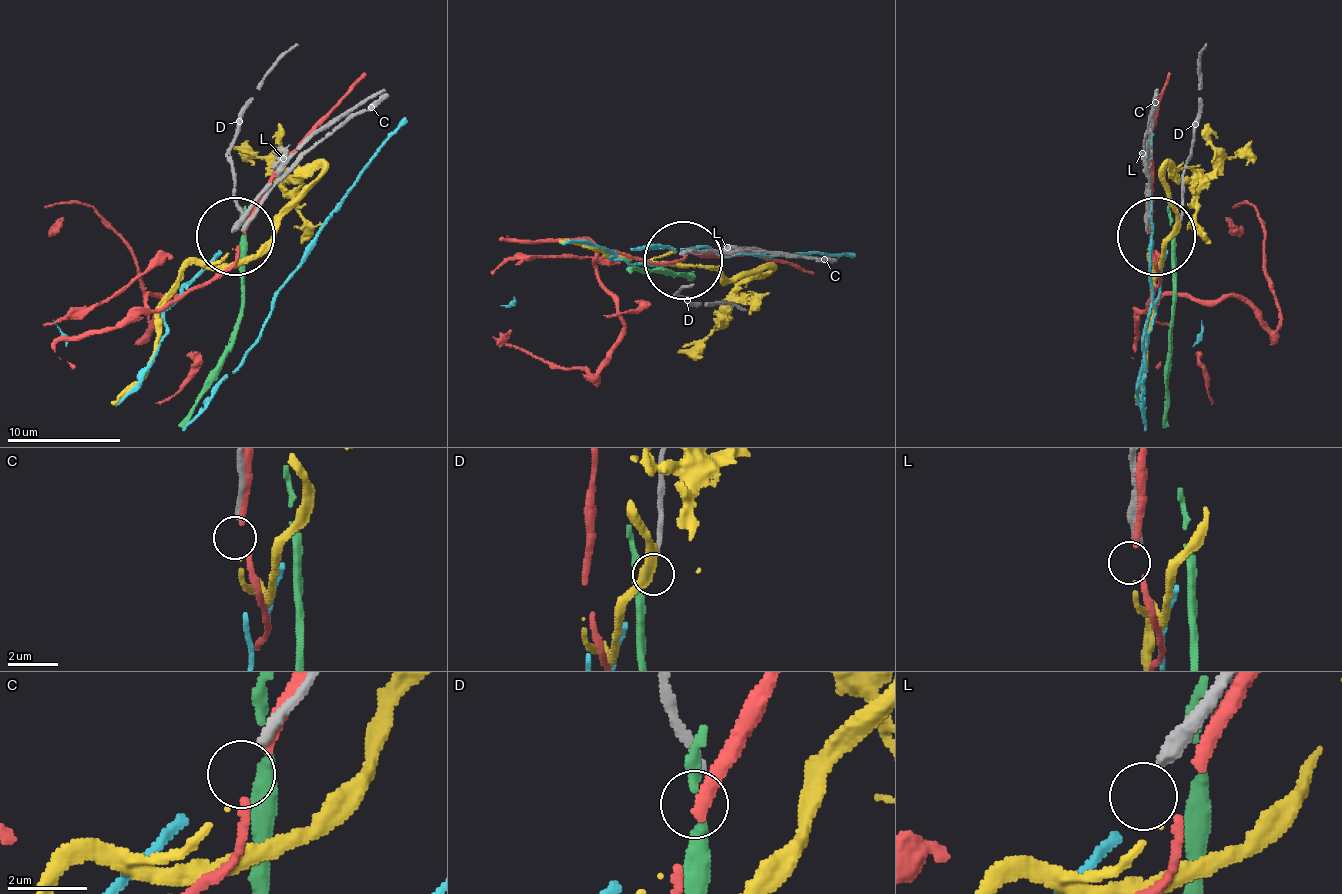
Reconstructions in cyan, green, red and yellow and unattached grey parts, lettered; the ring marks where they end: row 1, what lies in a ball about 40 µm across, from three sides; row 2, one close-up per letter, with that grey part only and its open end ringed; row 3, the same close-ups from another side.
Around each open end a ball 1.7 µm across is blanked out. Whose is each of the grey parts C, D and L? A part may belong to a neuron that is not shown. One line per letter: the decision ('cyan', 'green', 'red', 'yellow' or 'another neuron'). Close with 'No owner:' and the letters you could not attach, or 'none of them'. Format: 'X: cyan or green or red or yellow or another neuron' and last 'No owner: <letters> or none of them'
C: yellow
D: another neuron
L: another neuron
No owner: D, L

